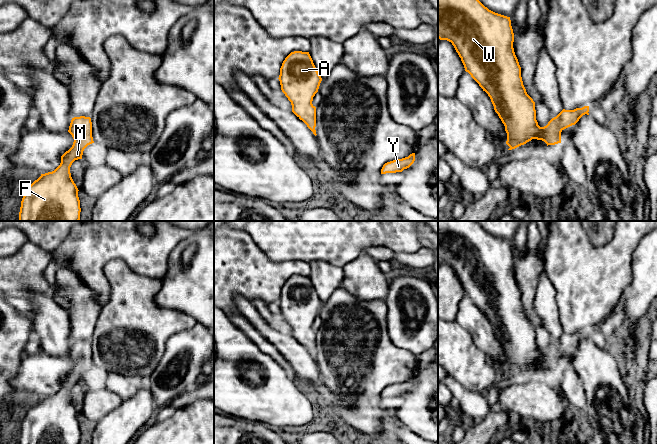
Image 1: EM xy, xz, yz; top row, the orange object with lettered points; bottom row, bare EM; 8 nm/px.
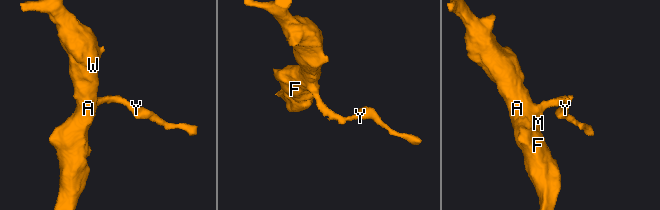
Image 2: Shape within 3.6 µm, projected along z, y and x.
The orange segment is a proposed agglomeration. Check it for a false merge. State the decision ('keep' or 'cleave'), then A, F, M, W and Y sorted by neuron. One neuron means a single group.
keep; A F M W Y

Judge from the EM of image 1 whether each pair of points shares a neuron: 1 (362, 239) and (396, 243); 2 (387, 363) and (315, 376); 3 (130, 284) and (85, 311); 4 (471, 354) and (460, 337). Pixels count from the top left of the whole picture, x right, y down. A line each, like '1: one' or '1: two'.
1: one
2: two
3: two
4: one

